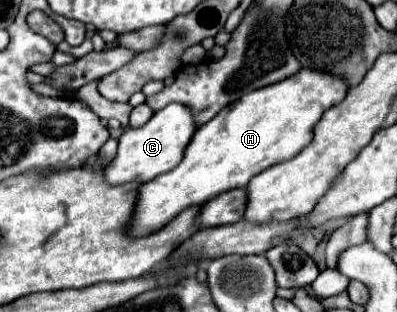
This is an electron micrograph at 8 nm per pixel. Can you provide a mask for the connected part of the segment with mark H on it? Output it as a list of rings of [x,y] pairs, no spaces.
[[[301,68],[291,78],[263,90],[253,90],[235,104],[225,106],[213,120],[197,128],[185,150],[185,158],[175,170],[141,186],[129,234],[147,236],[169,224],[181,210],[205,204],[227,190],[247,186],[267,166],[293,158],[311,142],[313,128],[323,112],[339,104],[347,96],[347,90],[349,82],[337,74]]]

